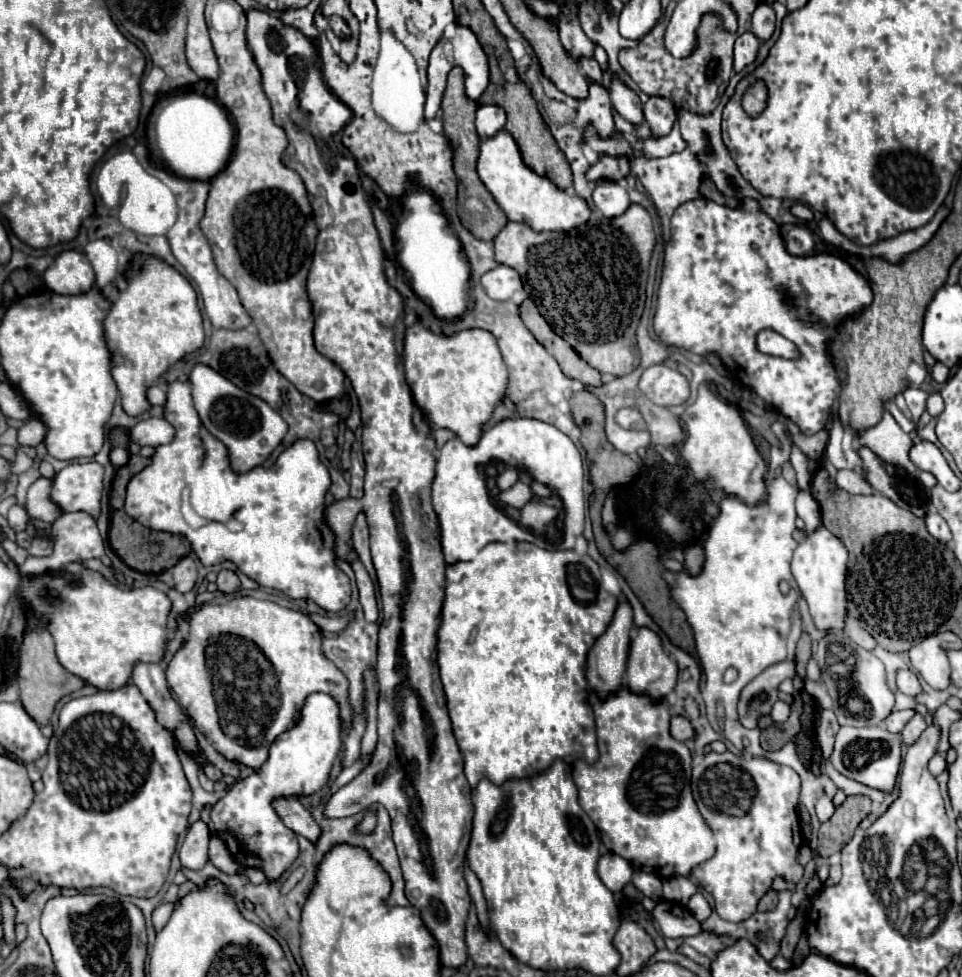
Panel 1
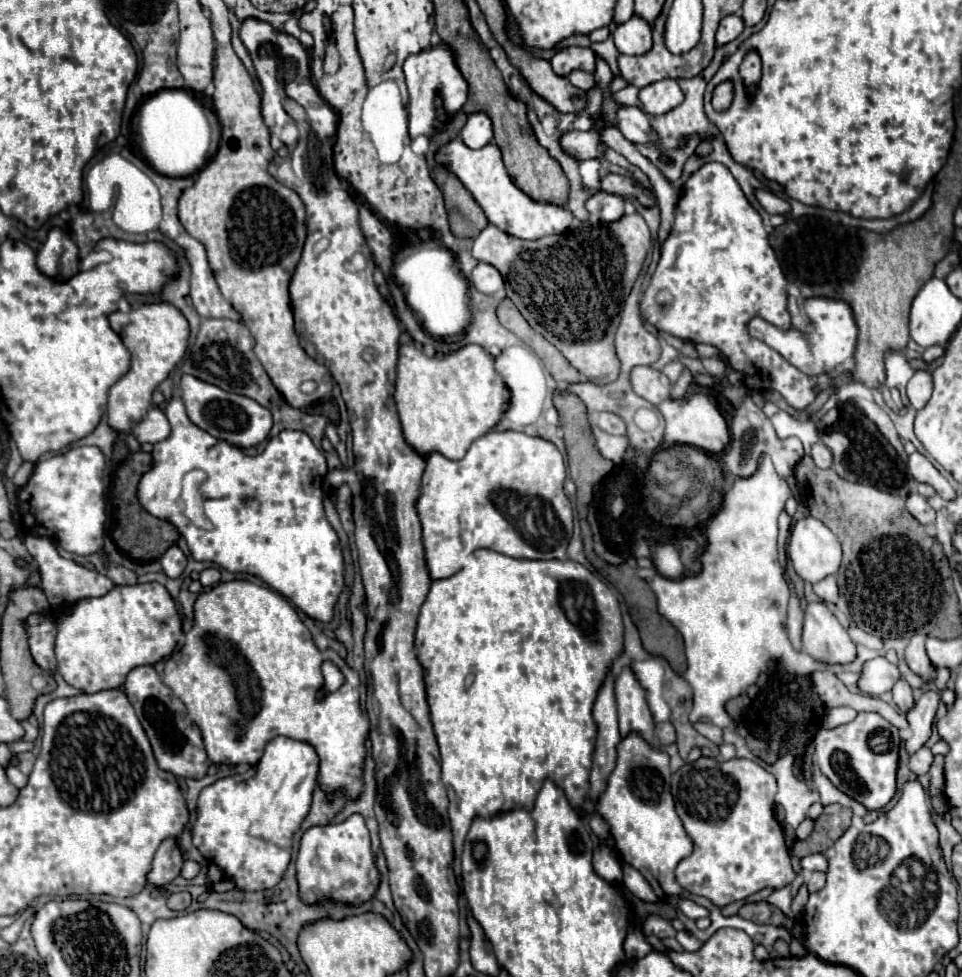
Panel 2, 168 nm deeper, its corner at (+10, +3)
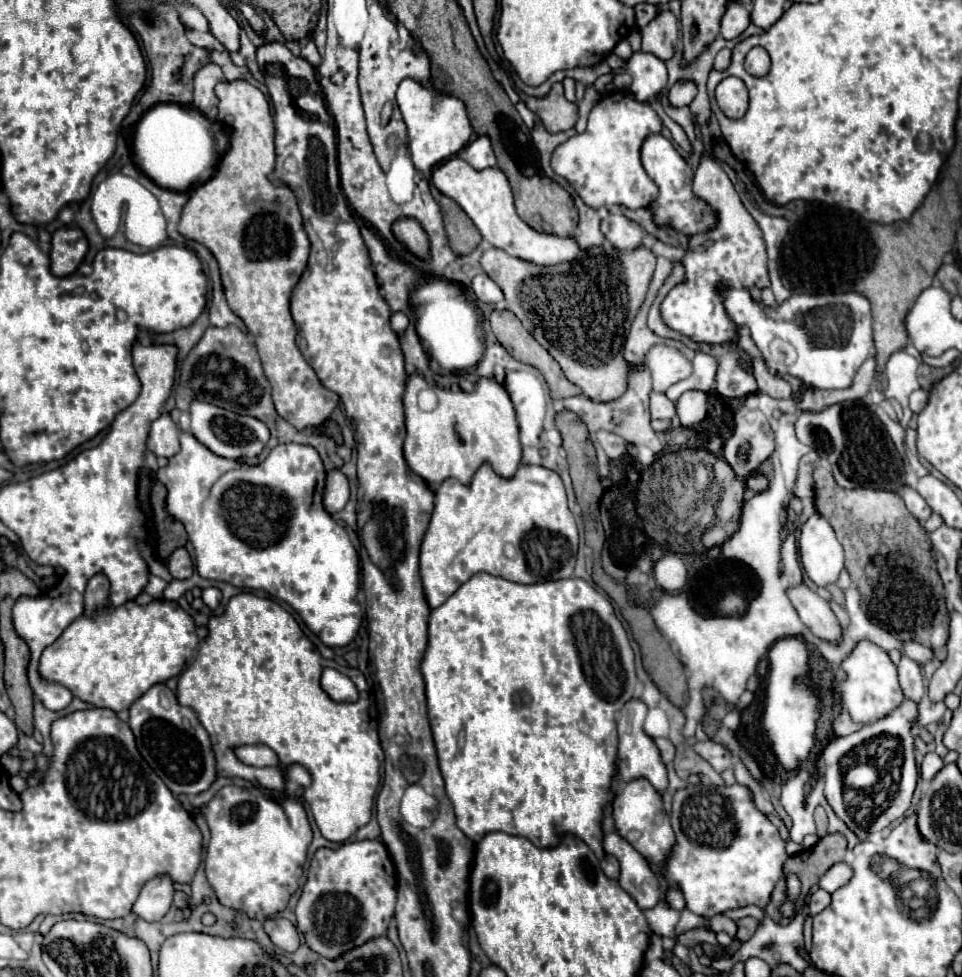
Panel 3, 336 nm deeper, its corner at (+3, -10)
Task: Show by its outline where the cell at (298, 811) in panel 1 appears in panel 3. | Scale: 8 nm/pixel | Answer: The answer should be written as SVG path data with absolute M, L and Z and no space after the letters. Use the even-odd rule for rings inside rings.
M361 840L361 842L345 842L339 848L319 848L311 860L307 882L303 886L301 898L297 902L297 930L303 932L307 944L327 958L337 958L345 950L361 946L373 936L385 934L385 928L391 924L395 910L395 894L397 894L397 874L393 860L379 840Z

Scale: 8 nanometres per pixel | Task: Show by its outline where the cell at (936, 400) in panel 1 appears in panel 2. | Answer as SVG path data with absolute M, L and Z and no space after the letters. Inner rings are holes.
M916 371L914 377L908 381L906 395L914 409L922 409L932 395L932 375L928 371Z

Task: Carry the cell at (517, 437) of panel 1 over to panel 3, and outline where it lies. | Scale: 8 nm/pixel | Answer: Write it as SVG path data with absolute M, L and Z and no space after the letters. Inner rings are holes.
M485 462L467 486L447 478L435 490L435 512L421 546L421 578L427 602L431 608L441 606L477 572L489 572L521 584L571 578L577 544L577 524L567 508L565 486L557 472L535 464L521 464L513 478L503 478ZM533 528L547 528L551 534L561 536L563 554L551 554L545 546L539 546L535 554L527 554L523 550L523 536Z

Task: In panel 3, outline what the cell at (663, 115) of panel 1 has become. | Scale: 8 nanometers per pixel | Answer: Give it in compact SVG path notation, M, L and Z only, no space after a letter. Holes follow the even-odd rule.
M677 82L669 94L667 94L667 100L673 108L681 108L681 106L689 106L691 100L695 98L697 94L697 88L693 82Z

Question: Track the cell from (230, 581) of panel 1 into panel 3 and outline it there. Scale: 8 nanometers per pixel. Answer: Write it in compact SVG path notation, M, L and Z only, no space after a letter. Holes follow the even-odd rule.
M205 588L201 598L203 598L203 602L205 602L207 608L215 610L219 606L219 600L221 600L221 590L219 588Z

